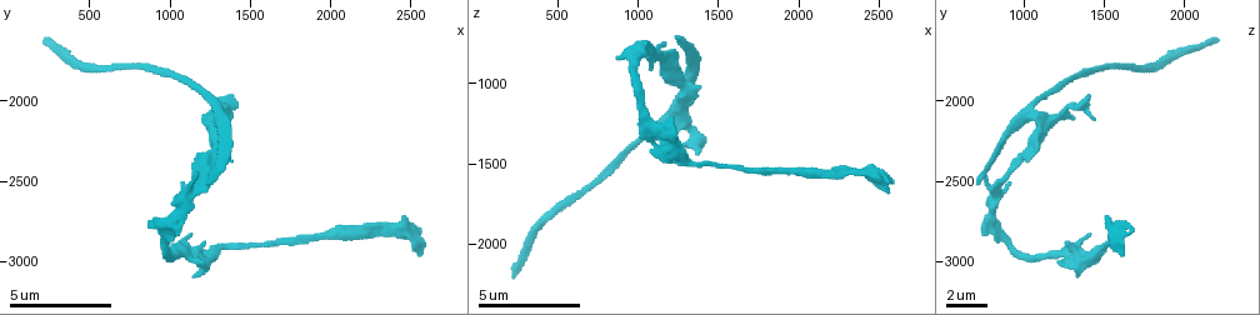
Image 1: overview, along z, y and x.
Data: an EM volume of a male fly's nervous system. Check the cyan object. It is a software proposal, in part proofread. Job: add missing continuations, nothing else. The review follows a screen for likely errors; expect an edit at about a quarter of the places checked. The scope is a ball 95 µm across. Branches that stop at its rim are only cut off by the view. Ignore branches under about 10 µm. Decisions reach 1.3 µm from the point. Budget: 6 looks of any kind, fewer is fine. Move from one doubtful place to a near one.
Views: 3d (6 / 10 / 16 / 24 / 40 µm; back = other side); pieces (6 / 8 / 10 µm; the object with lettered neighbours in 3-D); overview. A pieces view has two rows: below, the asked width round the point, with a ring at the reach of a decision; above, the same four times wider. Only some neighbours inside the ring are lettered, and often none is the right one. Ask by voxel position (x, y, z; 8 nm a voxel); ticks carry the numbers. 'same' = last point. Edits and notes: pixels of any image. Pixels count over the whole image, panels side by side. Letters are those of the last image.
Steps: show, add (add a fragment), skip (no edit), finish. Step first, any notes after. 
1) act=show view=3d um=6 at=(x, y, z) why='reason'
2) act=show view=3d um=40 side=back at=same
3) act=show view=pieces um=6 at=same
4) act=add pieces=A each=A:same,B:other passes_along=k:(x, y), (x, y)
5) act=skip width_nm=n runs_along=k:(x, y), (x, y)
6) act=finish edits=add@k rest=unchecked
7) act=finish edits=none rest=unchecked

act=show view=3d um=6 at=(1380, 2100, 1420) why='free end'

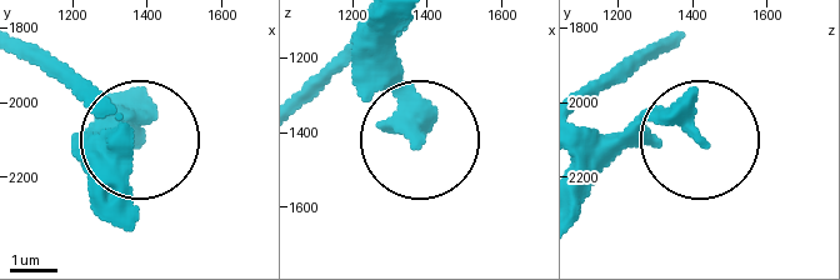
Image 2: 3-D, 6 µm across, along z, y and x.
act=show view=pieces um=8 at=(1370, 2100, 1420)

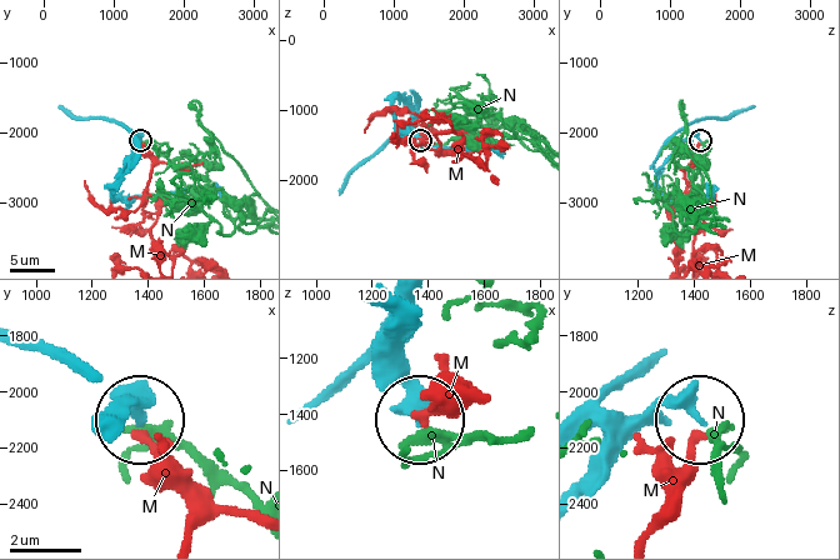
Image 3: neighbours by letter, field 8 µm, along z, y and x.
act=skip each=M:other,N:other found='no lettered fragment goes on from it'

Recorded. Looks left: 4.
act=show view=pieces um=6 at=(240, 1640, 2200) why='end of a long branch'

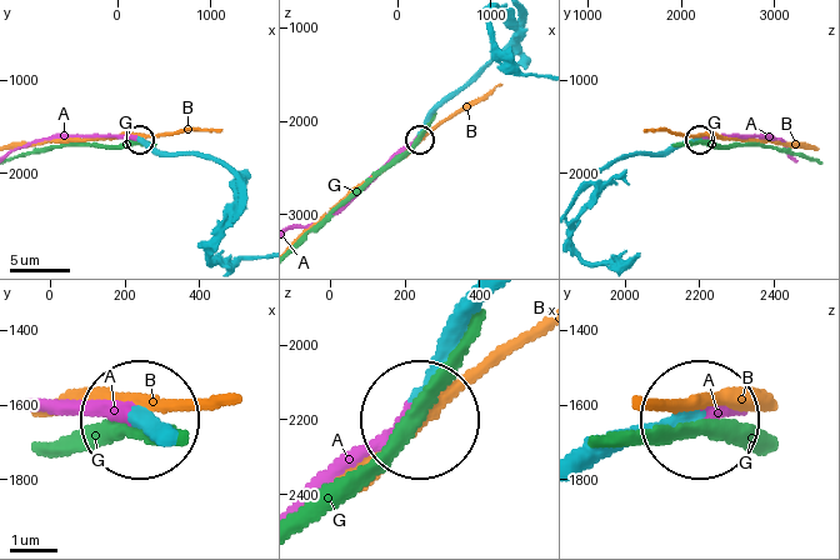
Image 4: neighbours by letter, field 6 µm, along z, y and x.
act=add pieces=A width_nm=300 each=A:same,B:other,G:other found='the neuron continues'

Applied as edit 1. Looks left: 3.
act=show view=overview

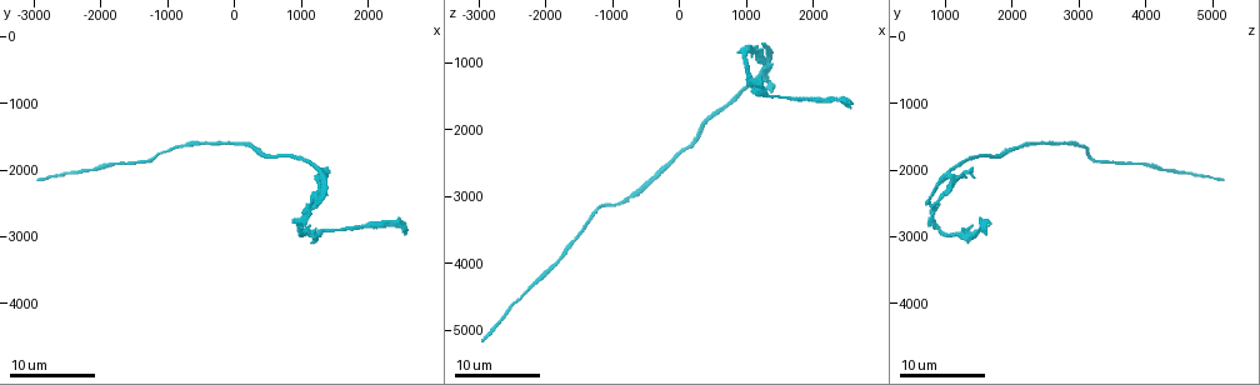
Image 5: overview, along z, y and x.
act=show view=pieces um=10 at=(1250, 2500, 700)

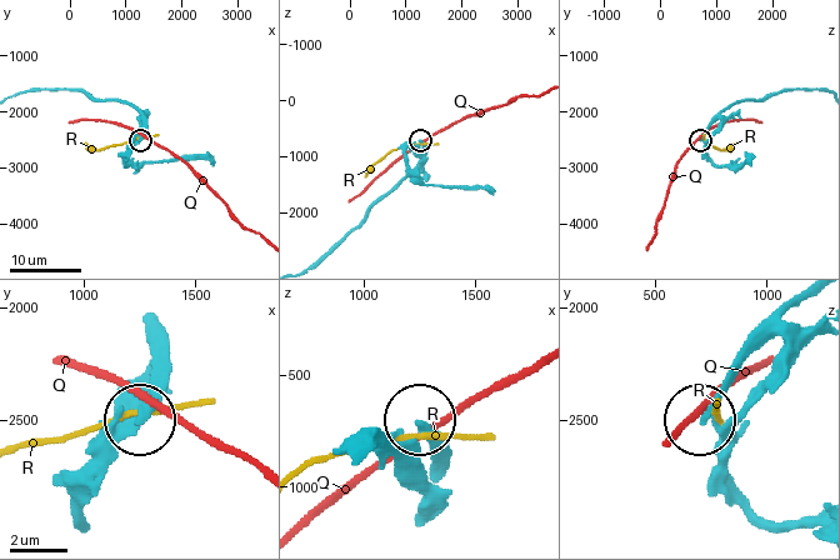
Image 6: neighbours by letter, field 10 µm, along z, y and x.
act=skip each=Q:other,R:other found='none of them fits'

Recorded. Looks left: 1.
act=finish edits=add@4 rest=unchecked

